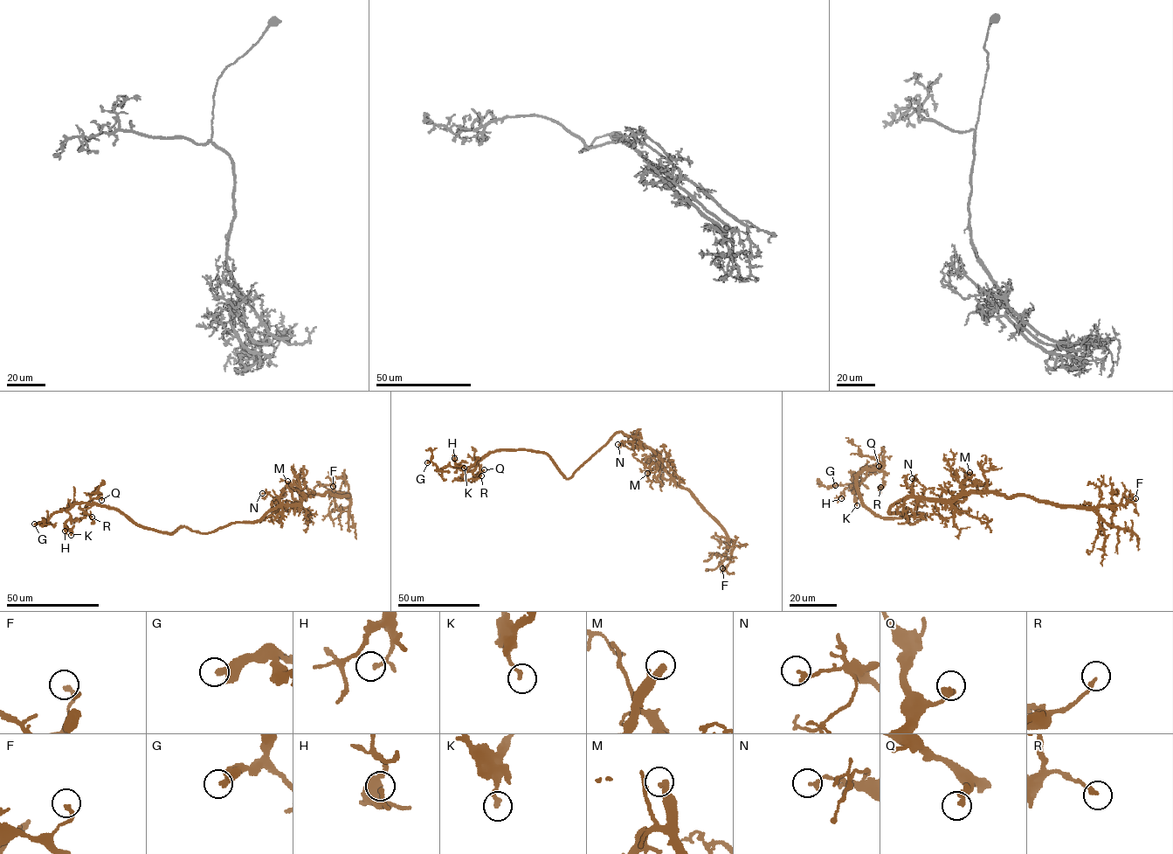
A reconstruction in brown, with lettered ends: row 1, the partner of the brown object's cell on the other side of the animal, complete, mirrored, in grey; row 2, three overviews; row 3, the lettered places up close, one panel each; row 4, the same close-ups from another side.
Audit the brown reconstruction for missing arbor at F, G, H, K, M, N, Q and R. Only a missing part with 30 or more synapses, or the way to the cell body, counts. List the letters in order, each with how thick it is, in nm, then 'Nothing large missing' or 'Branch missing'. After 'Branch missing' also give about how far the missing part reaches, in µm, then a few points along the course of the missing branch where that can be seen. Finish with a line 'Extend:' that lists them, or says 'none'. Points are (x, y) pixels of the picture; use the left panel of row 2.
F: Thickness 200 nm. Nothing large missing
G: Thickness 400 nm. Nothing large missing
H: Thickness 140 nm. Nothing large missing
K: Thickness 200 nm. Nothing large missing
M: Thickness 360 nm. Branch missing. Missing length about 15 µm. Course of what is missing: (287, 481), (290, 474), (288, 456)
N: Thickness 200 nm. Nothing large missing
Q: Thickness 240 nm. Nothing large missing
R: Thickness 190 nm. Nothing large missing
Extend: M

